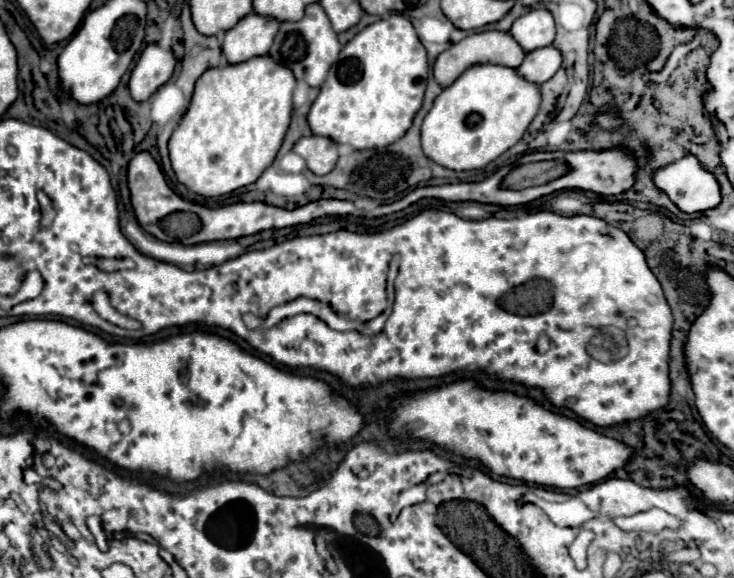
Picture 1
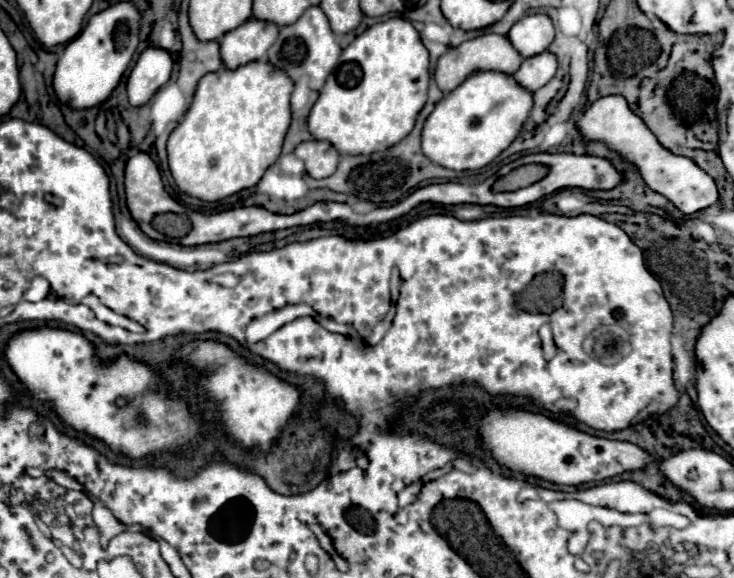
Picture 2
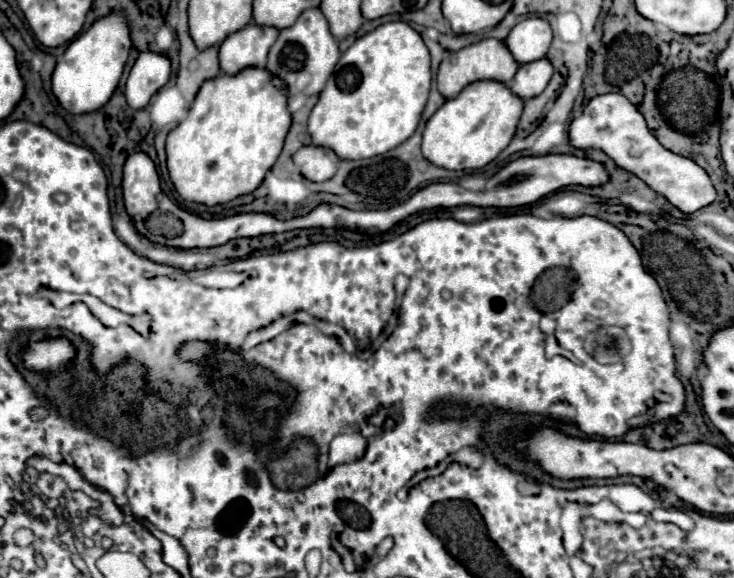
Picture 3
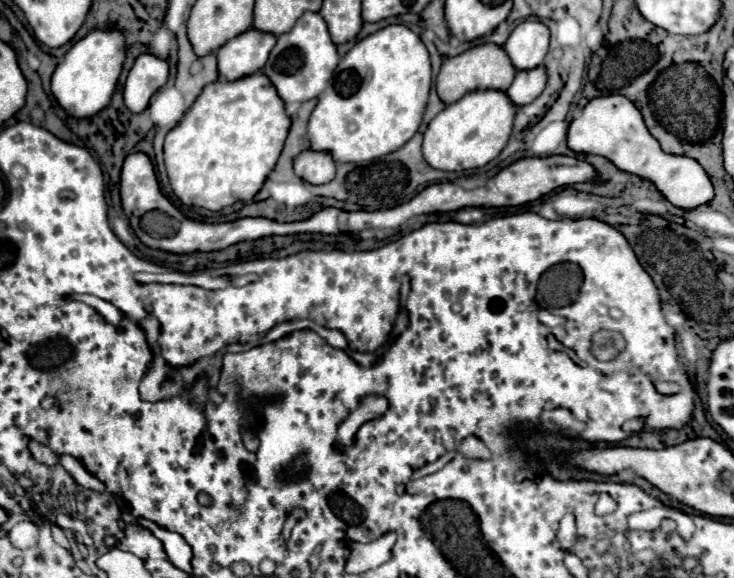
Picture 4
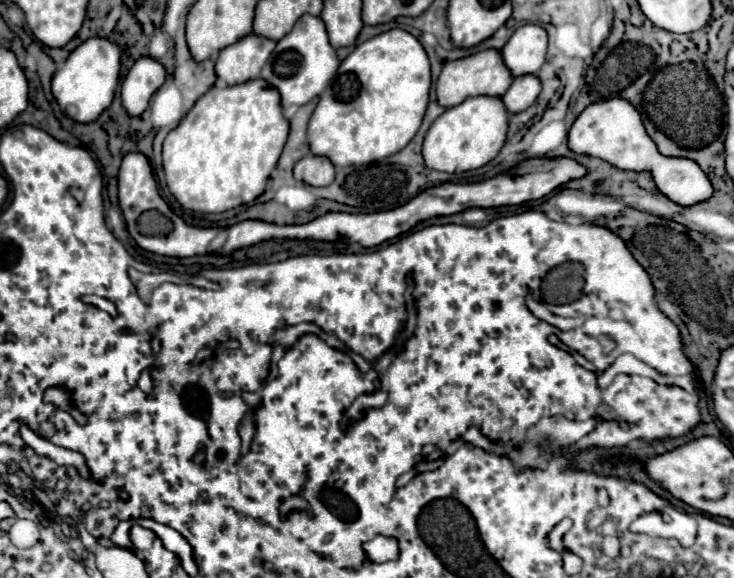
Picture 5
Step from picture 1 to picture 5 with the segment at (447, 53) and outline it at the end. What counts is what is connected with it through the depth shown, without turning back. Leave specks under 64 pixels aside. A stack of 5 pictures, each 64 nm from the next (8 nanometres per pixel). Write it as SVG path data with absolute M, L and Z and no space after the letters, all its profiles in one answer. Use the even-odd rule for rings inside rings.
M486 48L486 50L480 50L480 52L470 54L466 58L444 62L440 78L436 82L438 104L444 106L444 108L452 108L452 106L464 102L470 96L480 96L480 94L484 94L484 96L504 96L504 92L510 88L512 80L514 80L514 76L510 74L508 66L504 64L502 54L494 48Z

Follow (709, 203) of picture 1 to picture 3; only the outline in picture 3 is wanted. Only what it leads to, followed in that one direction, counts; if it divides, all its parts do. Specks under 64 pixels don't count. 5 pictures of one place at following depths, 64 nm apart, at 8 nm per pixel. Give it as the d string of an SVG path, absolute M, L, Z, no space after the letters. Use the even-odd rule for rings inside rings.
M604 94L592 98L582 116L572 120L570 138L576 148L604 150L618 166L634 172L654 192L666 196L666 200L684 214L692 214L716 200L716 190L708 174L694 160L666 150L648 130L644 116L622 94Z

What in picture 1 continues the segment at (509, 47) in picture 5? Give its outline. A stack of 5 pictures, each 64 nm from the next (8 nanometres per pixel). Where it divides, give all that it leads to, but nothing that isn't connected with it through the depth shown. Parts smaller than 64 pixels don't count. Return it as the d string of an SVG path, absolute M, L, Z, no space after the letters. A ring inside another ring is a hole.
M536 8L536 10L522 14L520 18L514 20L514 24L510 28L510 34L518 40L518 44L526 52L552 44L554 32L556 32L554 16L546 8Z

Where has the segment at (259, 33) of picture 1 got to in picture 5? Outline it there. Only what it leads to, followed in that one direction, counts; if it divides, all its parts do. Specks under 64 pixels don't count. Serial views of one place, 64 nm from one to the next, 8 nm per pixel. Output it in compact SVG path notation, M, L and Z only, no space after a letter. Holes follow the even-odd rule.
M254 32L240 38L238 42L220 50L216 58L218 78L222 78L228 86L258 78L260 68L266 64L274 46L274 40L258 36Z

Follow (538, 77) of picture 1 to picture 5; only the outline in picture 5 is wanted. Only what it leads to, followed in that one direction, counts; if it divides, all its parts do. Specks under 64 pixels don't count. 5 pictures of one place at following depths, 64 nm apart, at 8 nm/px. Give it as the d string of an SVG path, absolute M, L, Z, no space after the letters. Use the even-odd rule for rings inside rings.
M526 74L526 76L516 76L508 92L502 96L506 108L510 114L522 112L528 106L534 104L536 96L542 90L542 80L536 74Z

